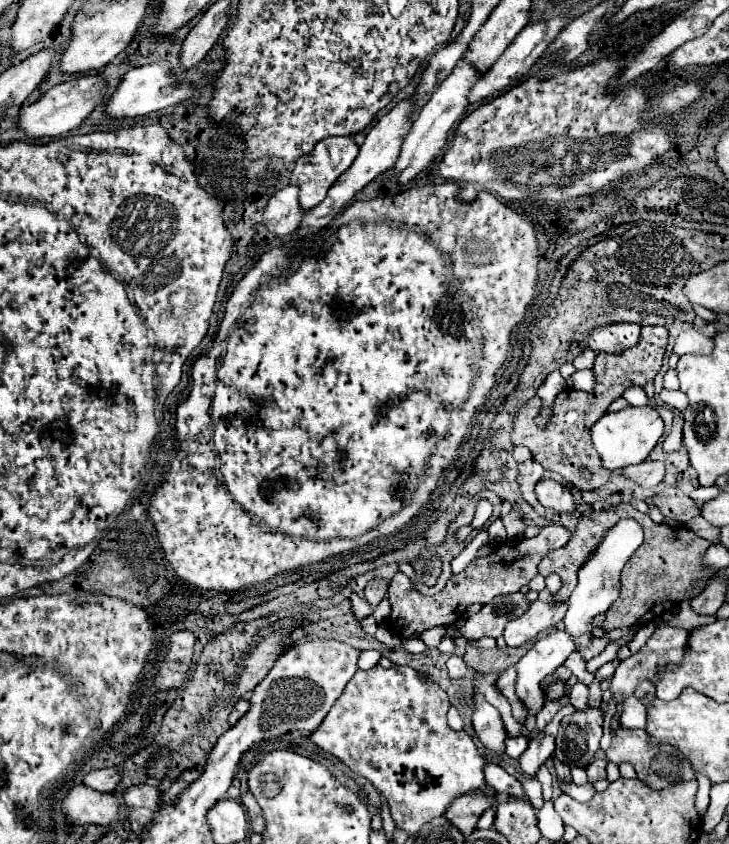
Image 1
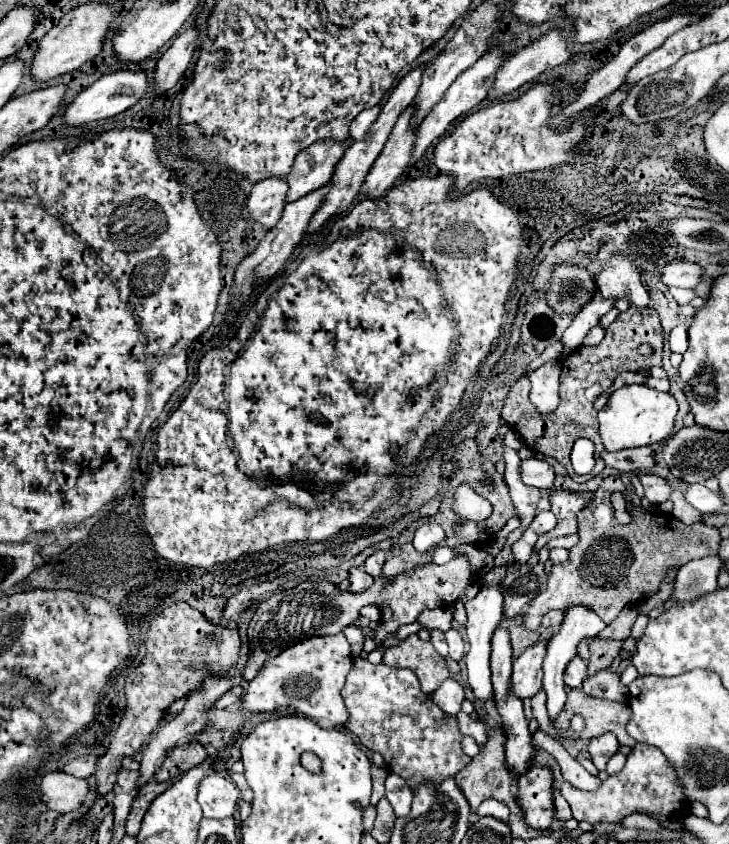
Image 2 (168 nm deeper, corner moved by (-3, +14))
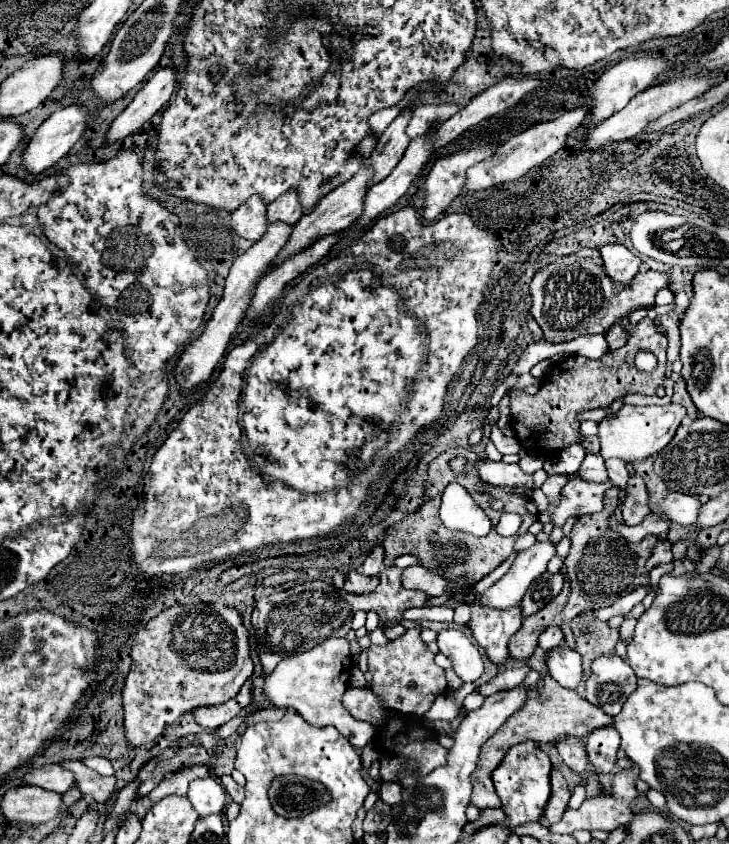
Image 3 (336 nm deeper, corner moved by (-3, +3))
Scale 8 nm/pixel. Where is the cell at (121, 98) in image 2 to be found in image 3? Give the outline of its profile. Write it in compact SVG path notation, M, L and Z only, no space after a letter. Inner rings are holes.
M68 106L62 110L56 110L48 120L40 124L40 128L34 132L34 136L28 140L24 152L22 152L22 168L30 174L40 174L46 168L54 166L66 152L74 146L74 142L84 134L84 126L90 120L90 112L82 106Z

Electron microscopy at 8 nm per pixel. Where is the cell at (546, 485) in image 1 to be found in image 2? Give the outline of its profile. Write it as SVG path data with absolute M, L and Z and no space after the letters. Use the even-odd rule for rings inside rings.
M524 459L522 461L522 481L526 485L538 487L538 489L554 489L554 467L548 461L540 459Z

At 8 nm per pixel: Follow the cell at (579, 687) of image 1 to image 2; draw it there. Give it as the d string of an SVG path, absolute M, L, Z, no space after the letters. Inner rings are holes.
M574 657L570 661L570 665L566 667L566 675L564 675L564 683L568 687L576 687L580 689L582 687L582 681L588 677L588 667L586 663L580 659L580 657Z

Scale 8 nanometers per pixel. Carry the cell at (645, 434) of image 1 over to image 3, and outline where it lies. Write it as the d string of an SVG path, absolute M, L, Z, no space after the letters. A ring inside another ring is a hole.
M680 404L668 406L622 406L614 416L606 416L598 426L600 438L600 454L604 458L620 458L624 462L644 460L656 452L660 452L676 434L682 418L686 416L686 408Z

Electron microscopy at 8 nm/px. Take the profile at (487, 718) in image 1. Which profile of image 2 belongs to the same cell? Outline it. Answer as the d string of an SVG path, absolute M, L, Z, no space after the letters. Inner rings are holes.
M500 585L498 587L490 587L490 589L482 589L474 599L470 599L468 603L464 603L466 607L466 615L468 615L468 623L466 623L466 633L468 633L468 653L464 657L466 661L466 673L468 673L468 683L470 689L474 693L474 697L482 703L492 699L492 681L490 681L490 641L494 635L494 629L502 623L504 615L502 615L502 591Z

